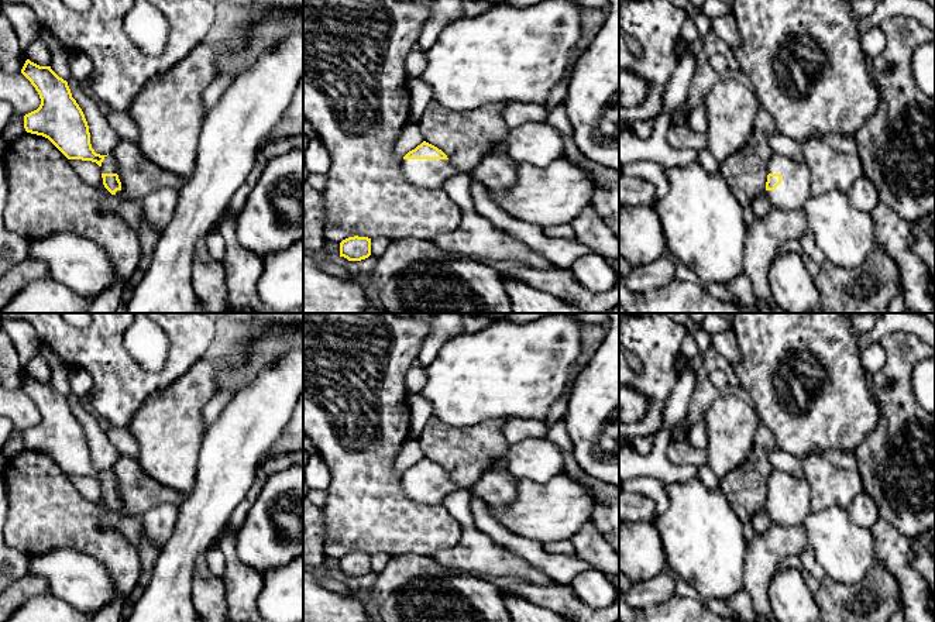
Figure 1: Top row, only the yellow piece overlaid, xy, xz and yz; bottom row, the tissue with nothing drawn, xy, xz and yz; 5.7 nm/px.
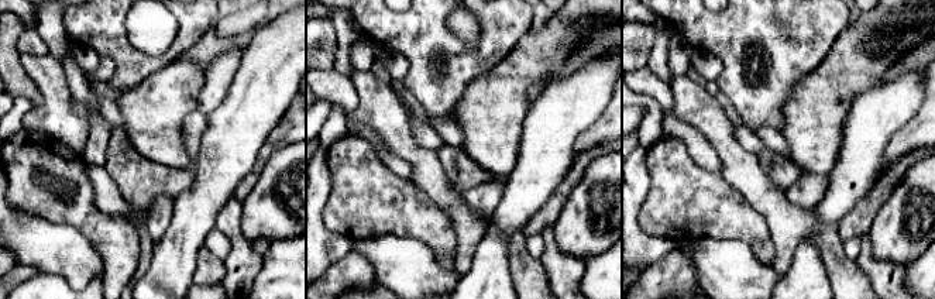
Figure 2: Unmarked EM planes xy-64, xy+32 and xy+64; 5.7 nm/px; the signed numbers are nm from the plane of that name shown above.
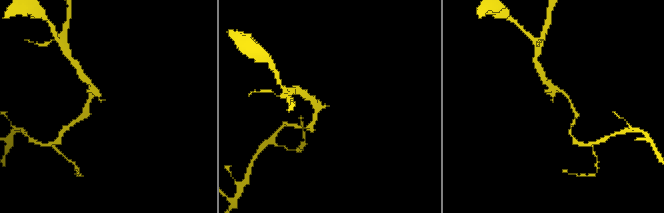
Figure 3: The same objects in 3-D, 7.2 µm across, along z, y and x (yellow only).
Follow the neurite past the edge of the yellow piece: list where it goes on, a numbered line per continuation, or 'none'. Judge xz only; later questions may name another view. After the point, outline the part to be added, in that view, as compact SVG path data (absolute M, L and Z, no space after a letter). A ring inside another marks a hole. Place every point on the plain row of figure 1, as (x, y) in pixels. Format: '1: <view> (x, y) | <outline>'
1: xz (433, 490) | M402 475L402 488L410 499L432 505L441 505L451 492L461 489L448 475Z

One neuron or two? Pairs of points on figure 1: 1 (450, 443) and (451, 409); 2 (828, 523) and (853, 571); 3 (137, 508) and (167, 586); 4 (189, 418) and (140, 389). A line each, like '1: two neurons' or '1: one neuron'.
1: two neurons
2: one neuron
3: two neurons
4: two neurons

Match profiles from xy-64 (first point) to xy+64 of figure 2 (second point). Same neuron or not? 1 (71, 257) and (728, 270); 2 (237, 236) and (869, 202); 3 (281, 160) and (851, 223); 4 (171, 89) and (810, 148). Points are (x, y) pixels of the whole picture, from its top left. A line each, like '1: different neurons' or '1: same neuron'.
1: same neuron
2: different neurons
3: different neurons
4: same neuron

